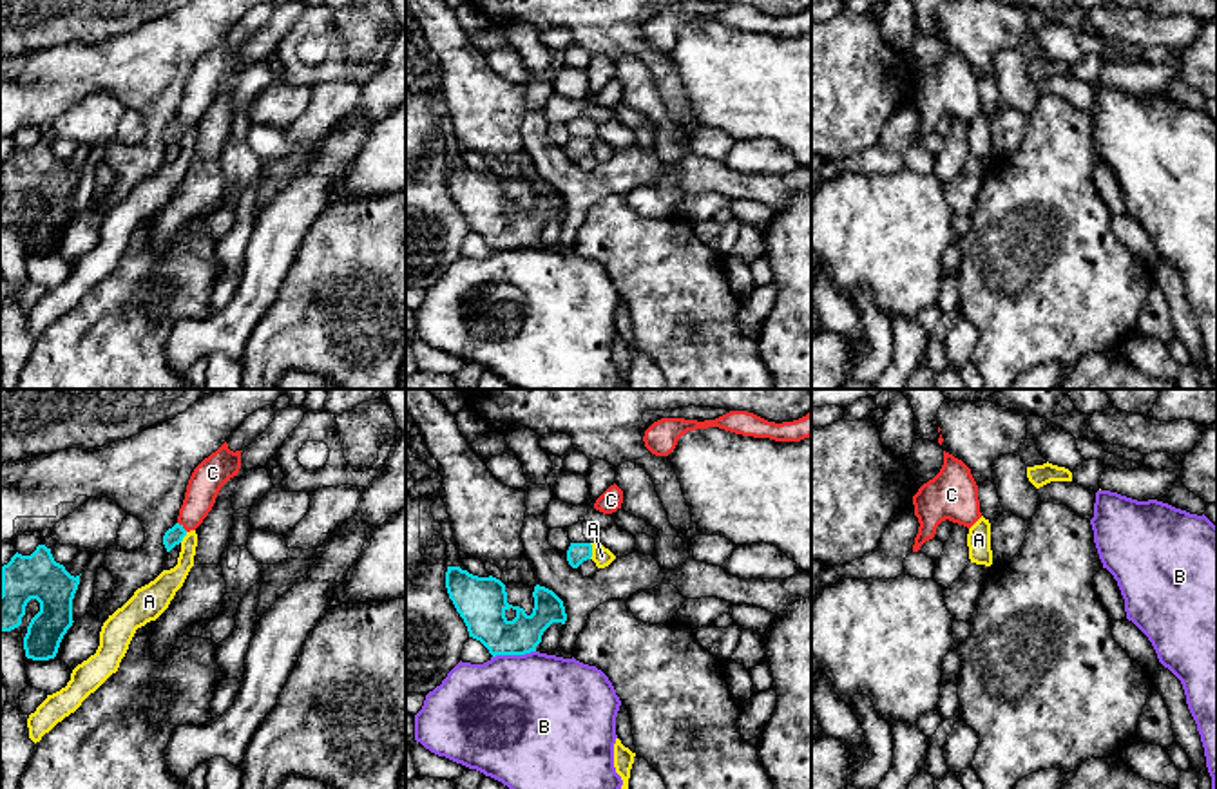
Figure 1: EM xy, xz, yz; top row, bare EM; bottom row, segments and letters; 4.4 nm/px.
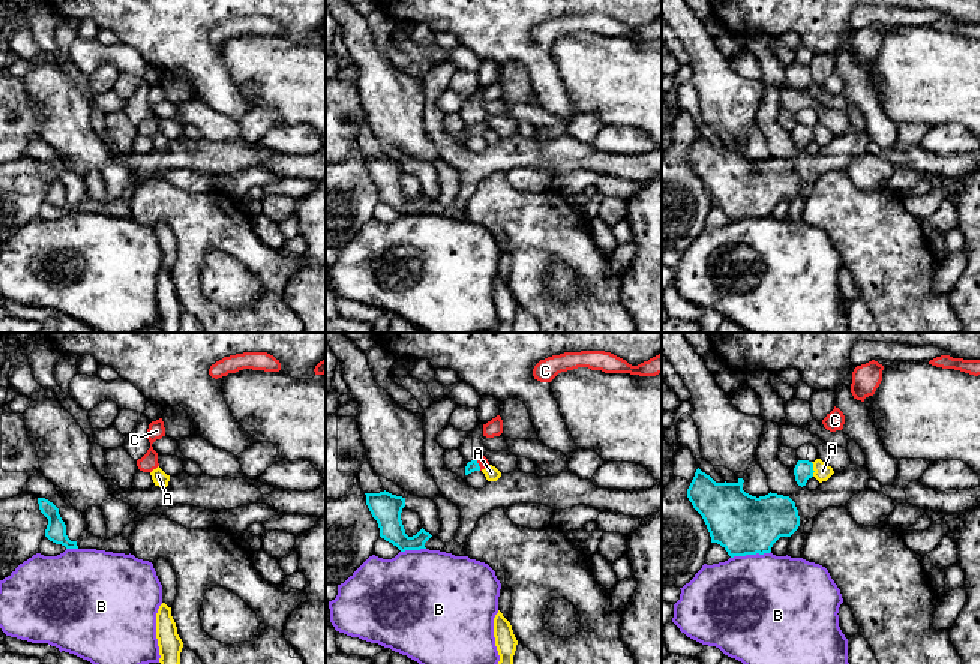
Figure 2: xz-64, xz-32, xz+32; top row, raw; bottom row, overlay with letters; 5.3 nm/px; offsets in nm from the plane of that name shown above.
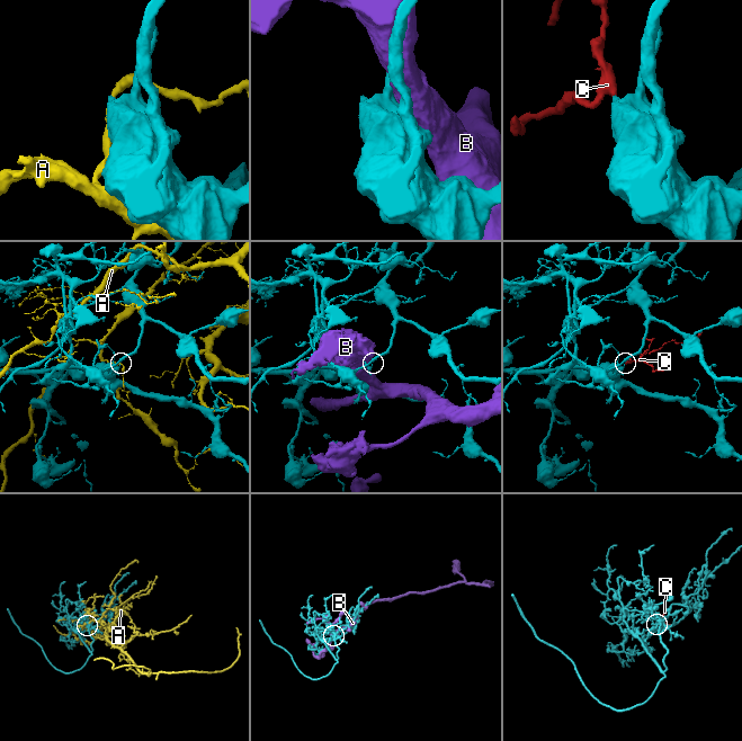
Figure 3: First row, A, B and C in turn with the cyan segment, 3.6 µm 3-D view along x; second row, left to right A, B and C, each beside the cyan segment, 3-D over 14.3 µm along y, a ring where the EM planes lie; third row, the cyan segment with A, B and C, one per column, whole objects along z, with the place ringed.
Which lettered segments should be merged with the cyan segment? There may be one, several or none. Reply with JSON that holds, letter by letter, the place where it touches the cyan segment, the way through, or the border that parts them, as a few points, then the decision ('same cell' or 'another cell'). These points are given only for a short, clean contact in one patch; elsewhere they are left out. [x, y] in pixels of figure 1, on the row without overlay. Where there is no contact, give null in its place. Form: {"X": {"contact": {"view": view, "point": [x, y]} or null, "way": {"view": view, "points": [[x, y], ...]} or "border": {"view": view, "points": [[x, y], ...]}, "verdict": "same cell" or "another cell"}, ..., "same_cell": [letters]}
{"A": {"contact": {"view": "xz", "point": [591, 145]}, "verdict": "another cell"}, "B": {"contact": {"view": "xz", "point": [513, 248]}, "verdict": "another cell"}, "C": {"contact": {"view": "xy", "point": [182, 122]}, "way": {"view": "xy", "points": [[172, 131], [182, 122], [196, 102], [207, 73]]}, "verdict": "same cell"}, "same_cell": ["C"]}

